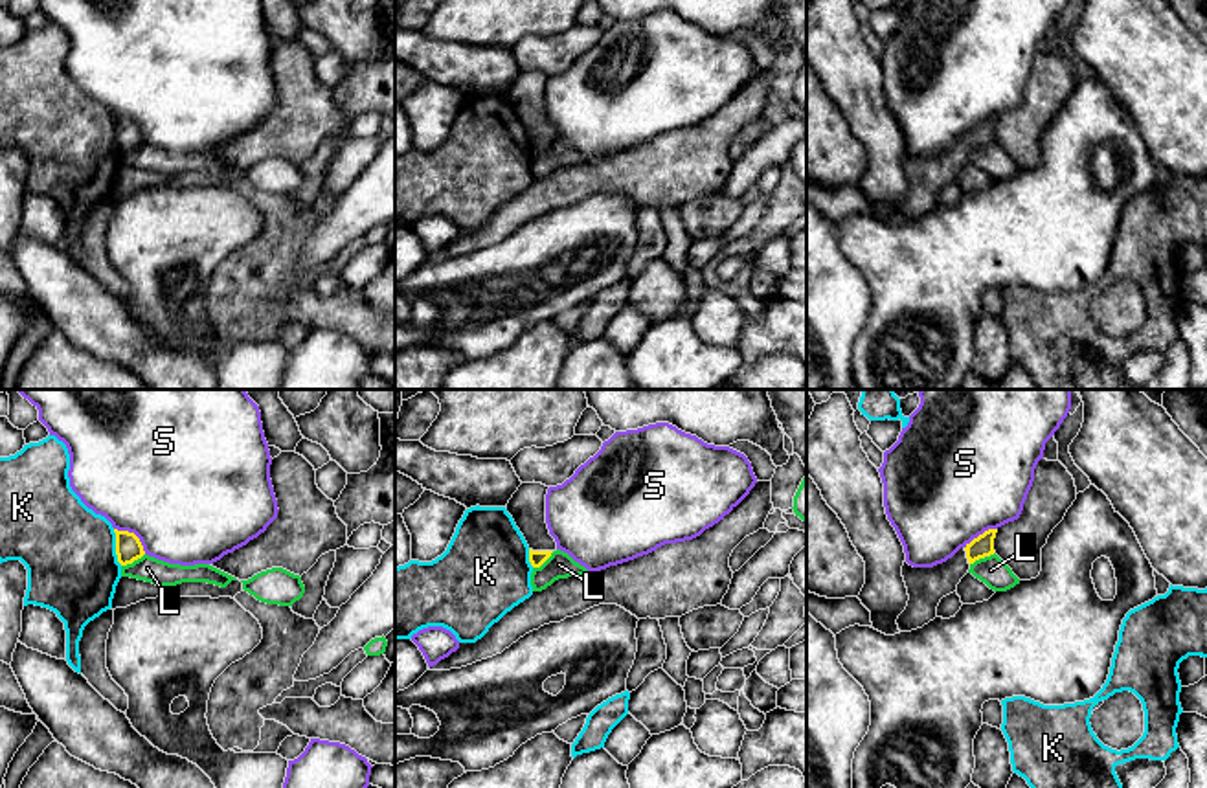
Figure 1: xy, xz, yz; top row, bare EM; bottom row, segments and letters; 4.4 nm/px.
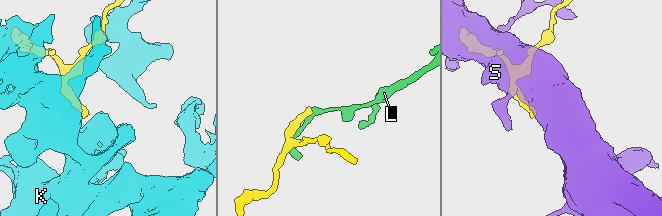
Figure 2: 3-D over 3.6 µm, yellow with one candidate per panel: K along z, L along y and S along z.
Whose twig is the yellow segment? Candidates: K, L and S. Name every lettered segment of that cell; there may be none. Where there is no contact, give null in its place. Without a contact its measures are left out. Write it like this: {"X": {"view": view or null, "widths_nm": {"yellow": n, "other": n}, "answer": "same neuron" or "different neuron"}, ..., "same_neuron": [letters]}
{"K": {"view": "xy", "widths_nm": {"yellow": 120, "other": 400}, "answer": "different neuron"}, "L": {"view": "yz", "widths_nm": {"yellow": 100, "other": 130}, "answer": "different neuron"}, "S": {"view": "xy", "widths_nm": {"yellow": 120, "other": 500}, "answer": "different neuron"}, "same_neuron": []}

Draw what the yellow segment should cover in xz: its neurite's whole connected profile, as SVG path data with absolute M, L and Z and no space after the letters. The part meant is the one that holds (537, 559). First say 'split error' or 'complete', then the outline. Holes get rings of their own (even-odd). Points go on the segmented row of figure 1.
split error; M535 481L522 483L505 507L529 546L533 568L540 568L557 551L557 542L546 523L547 489Z

